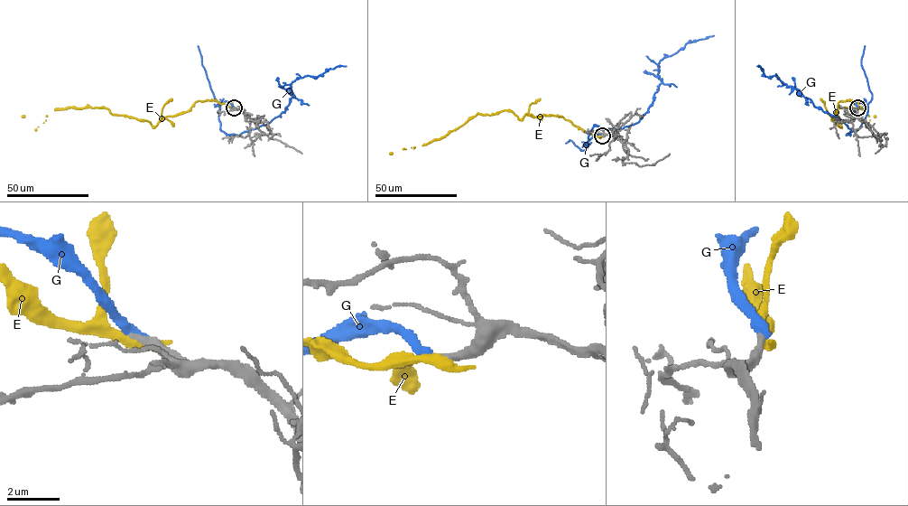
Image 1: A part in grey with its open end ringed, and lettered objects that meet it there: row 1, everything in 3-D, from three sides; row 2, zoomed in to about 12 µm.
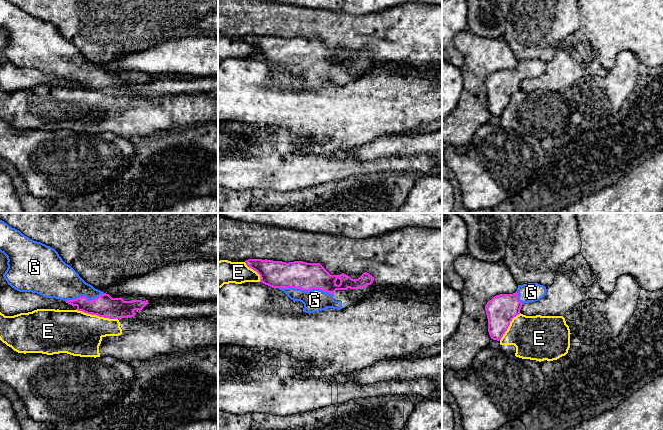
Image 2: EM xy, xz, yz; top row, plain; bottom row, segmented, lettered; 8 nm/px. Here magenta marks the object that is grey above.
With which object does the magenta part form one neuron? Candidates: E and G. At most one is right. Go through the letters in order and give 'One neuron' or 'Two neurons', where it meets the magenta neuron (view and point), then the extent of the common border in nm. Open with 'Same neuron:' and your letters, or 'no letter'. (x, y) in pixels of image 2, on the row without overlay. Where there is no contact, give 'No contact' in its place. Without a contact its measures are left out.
Same neuron: G
E: Two neurons. Touches magenta at xy (97, 91). Shared border 340 nm
G: One neuron. Touches magenta at xz (306, 66). Shared border 460 nm

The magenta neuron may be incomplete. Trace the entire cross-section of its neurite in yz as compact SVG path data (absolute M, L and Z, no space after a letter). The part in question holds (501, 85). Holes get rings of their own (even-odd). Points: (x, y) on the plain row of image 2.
M538 59L518 61L513 70L499 70L485 81L488 108L493 116L500 117L510 98L520 90L523 80L535 78L546 71L546 63Z

